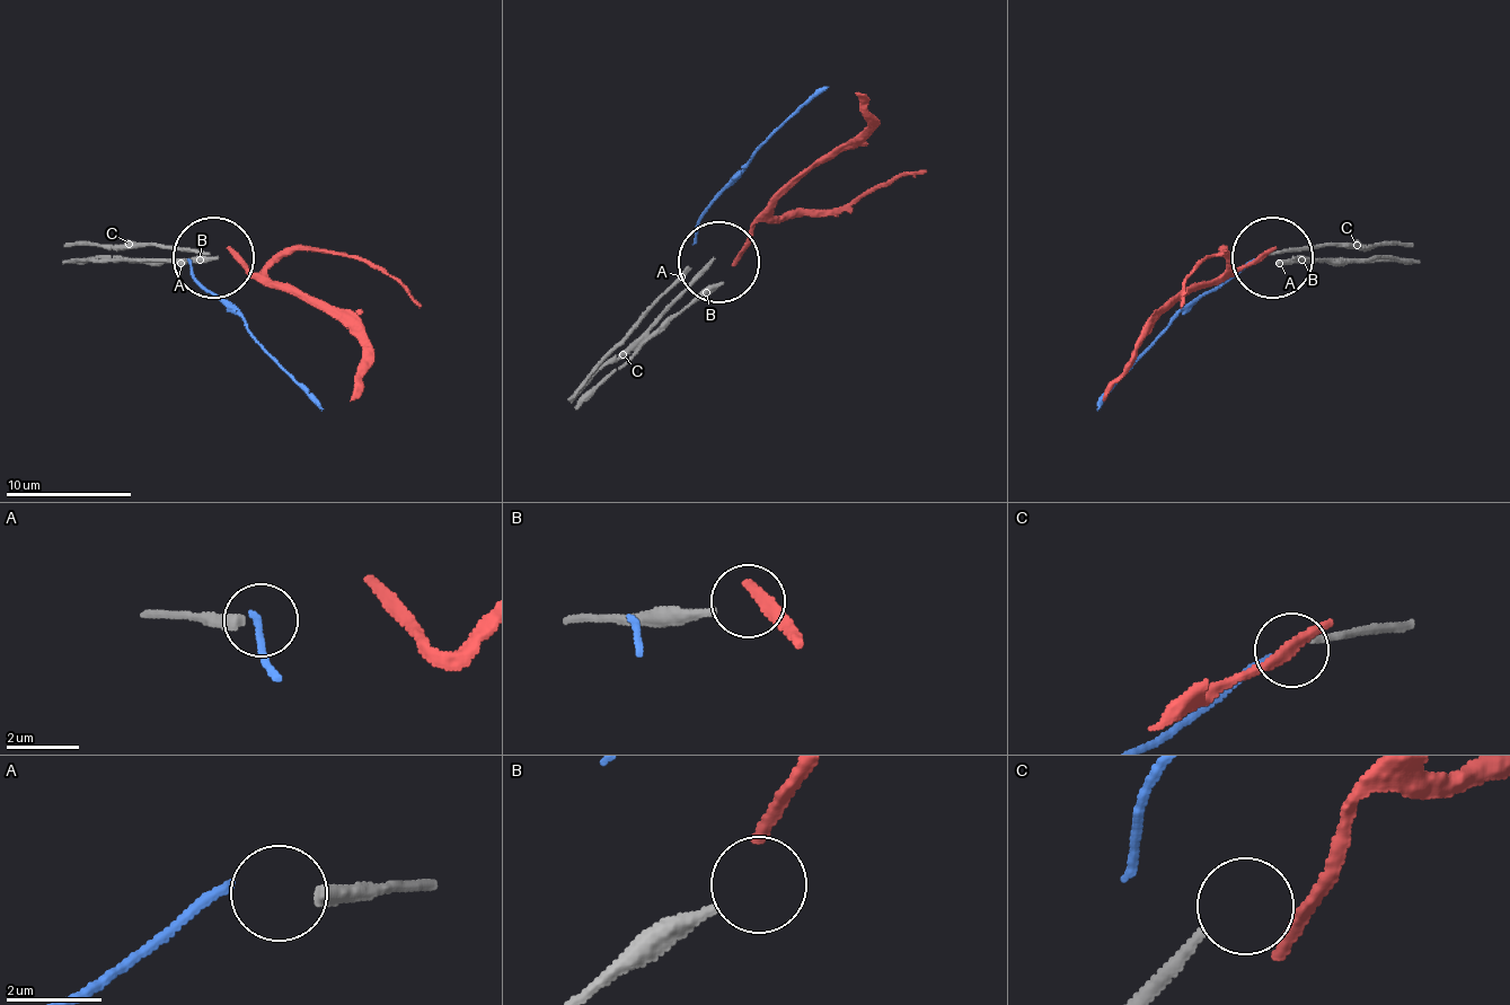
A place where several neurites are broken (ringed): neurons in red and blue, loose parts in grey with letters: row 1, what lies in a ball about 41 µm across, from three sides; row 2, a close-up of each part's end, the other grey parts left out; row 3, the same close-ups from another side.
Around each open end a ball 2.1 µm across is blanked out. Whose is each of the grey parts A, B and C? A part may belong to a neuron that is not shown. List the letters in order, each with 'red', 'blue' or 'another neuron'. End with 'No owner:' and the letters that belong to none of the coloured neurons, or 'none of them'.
A: another neuron
B: another neuron
C: another neuron
No owner: A, B, C

